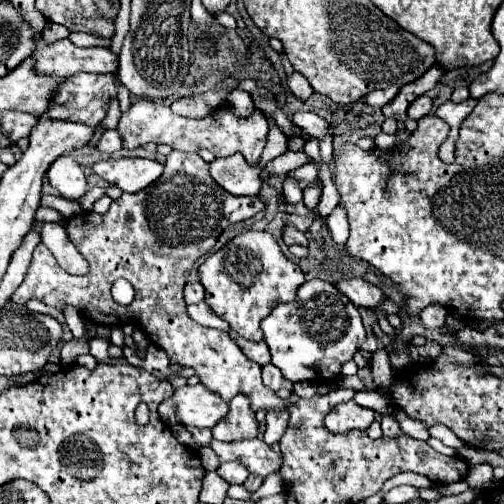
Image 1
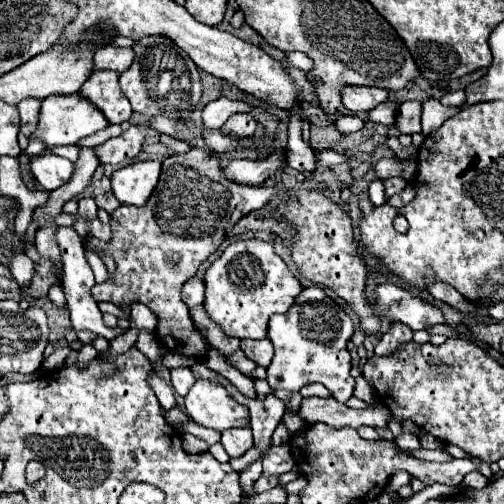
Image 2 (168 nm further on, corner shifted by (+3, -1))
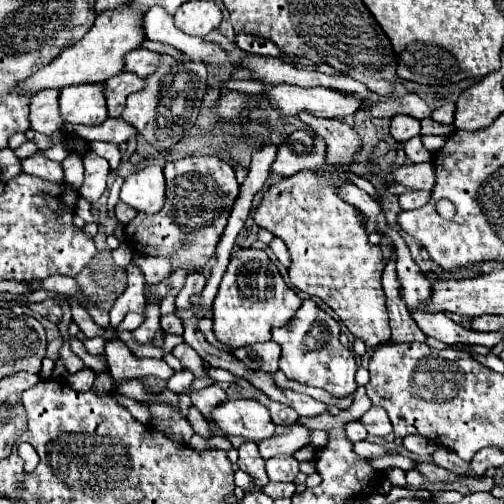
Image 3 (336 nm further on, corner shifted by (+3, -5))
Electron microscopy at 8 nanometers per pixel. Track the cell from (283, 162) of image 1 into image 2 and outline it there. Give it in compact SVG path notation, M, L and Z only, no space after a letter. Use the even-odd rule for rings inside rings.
M322 150L322 152L316 152L316 166L326 166L326 168L330 168L330 166L336 166L336 164L340 164L340 162L344 162L346 158L342 156L342 154L336 154L336 152L332 152L332 150Z

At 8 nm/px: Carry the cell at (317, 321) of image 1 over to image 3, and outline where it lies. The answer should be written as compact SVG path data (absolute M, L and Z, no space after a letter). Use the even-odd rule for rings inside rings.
M314 300L302 302L302 306L296 310L296 314L286 326L272 330L272 340L282 346L280 370L290 380L298 384L322 388L336 398L352 394L356 390L356 382L354 382L356 360L352 350L340 344L338 336L340 336L340 326L330 314L320 310Z

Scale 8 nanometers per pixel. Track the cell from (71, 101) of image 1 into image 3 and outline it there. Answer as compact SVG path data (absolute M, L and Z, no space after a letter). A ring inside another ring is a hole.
M118 74L110 80L104 82L106 84L106 100L108 100L108 116L110 118L120 118L124 106L126 106L126 98L128 94L134 94L136 90L144 88L144 80L136 74Z

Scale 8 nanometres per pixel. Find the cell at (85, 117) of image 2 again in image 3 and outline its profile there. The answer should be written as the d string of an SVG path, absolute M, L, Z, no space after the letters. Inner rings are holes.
M104 84L66 86L60 94L60 116L64 124L98 126L108 118Z

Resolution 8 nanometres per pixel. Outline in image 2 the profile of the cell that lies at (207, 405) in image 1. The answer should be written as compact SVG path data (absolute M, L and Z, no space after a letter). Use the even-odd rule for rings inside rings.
M196 380L184 396L184 406L192 422L218 432L246 426L250 420L248 408L240 406L220 384L210 380Z

